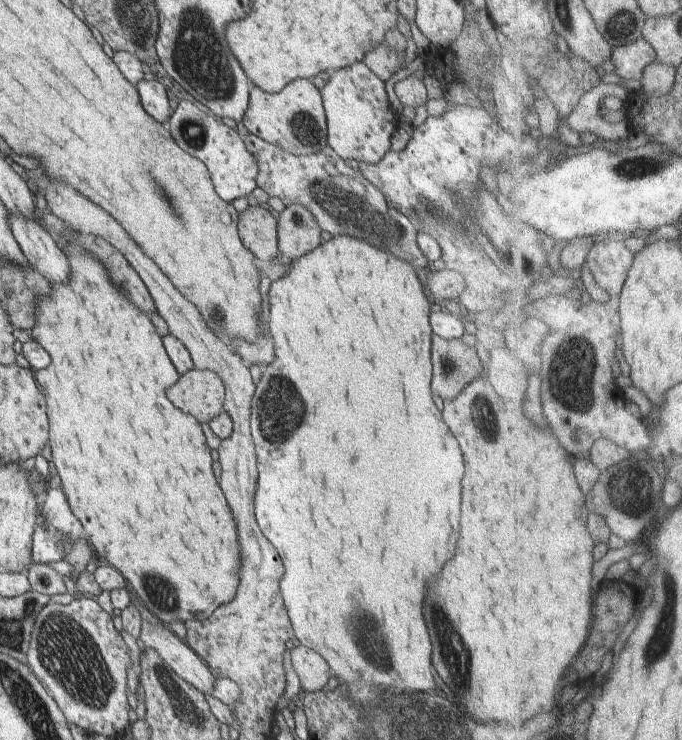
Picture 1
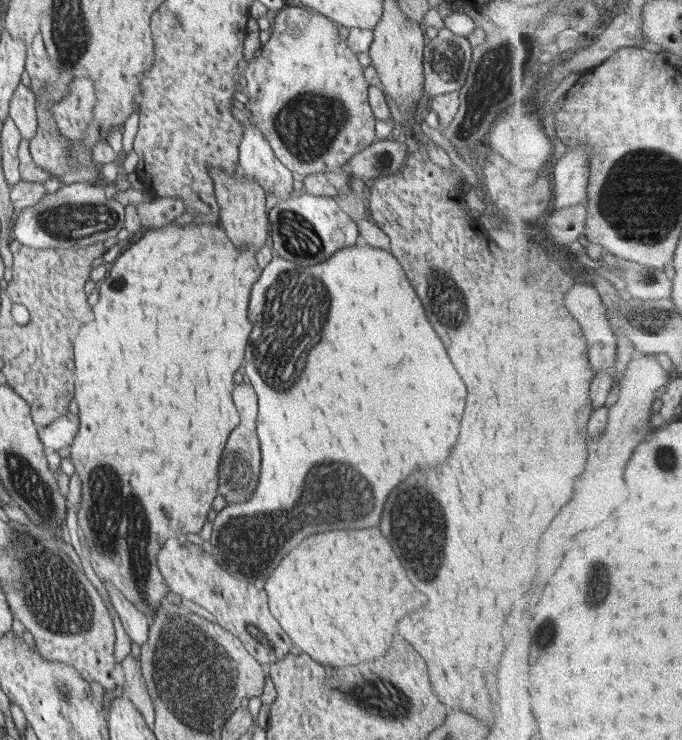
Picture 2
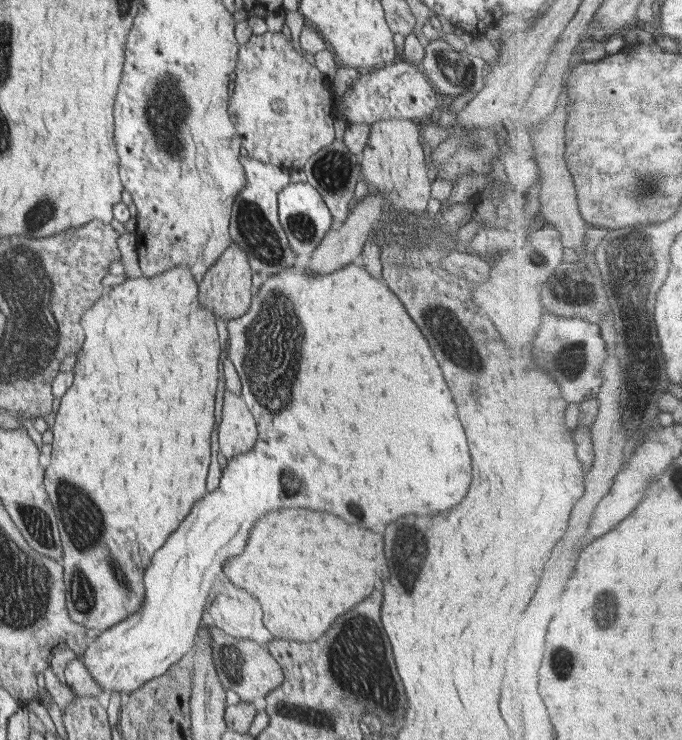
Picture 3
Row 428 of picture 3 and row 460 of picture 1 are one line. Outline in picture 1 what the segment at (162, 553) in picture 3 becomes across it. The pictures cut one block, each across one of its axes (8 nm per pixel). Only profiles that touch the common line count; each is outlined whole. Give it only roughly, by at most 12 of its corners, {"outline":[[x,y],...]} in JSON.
{"outline":[[410,264],[267,293],[255,518],[354,702],[434,690],[464,460]]}

